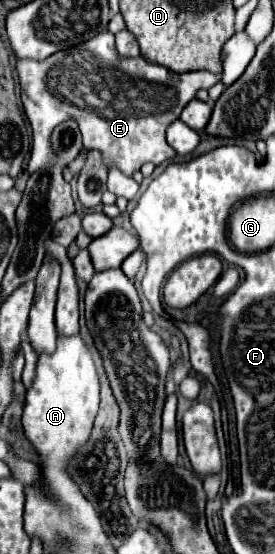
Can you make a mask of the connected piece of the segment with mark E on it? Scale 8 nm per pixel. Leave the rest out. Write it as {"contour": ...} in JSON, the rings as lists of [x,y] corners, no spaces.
{"contour":[[[102,32],[92,40],[68,50],[60,50],[46,60],[18,60],[18,76],[22,88],[22,104],[32,126],[32,158],[28,172],[46,171],[55,159],[50,142],[52,130],[62,120],[78,120],[84,146],[102,152],[106,168],[118,168],[124,176],[132,176],[144,162],[162,164],[176,156],[166,142],[166,128],[184,106],[196,98],[200,88],[222,82],[222,74],[186,72],[174,74],[164,66],[146,62],[144,58],[124,58],[114,48],[114,34]]]}

